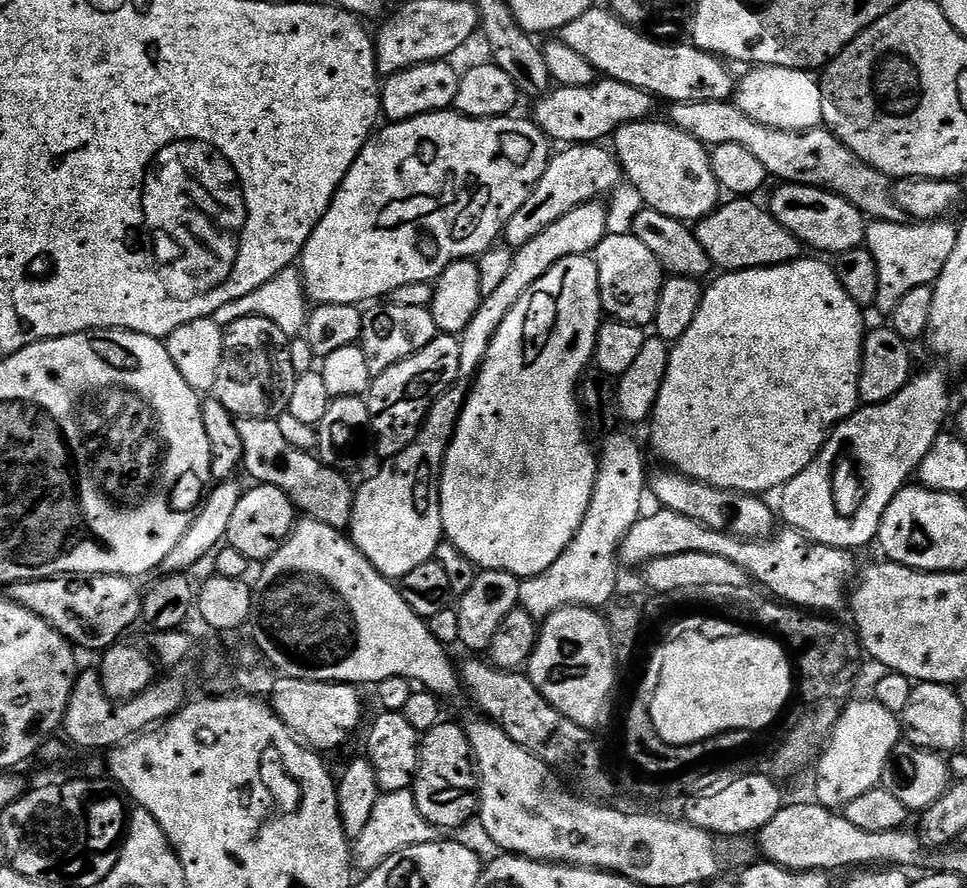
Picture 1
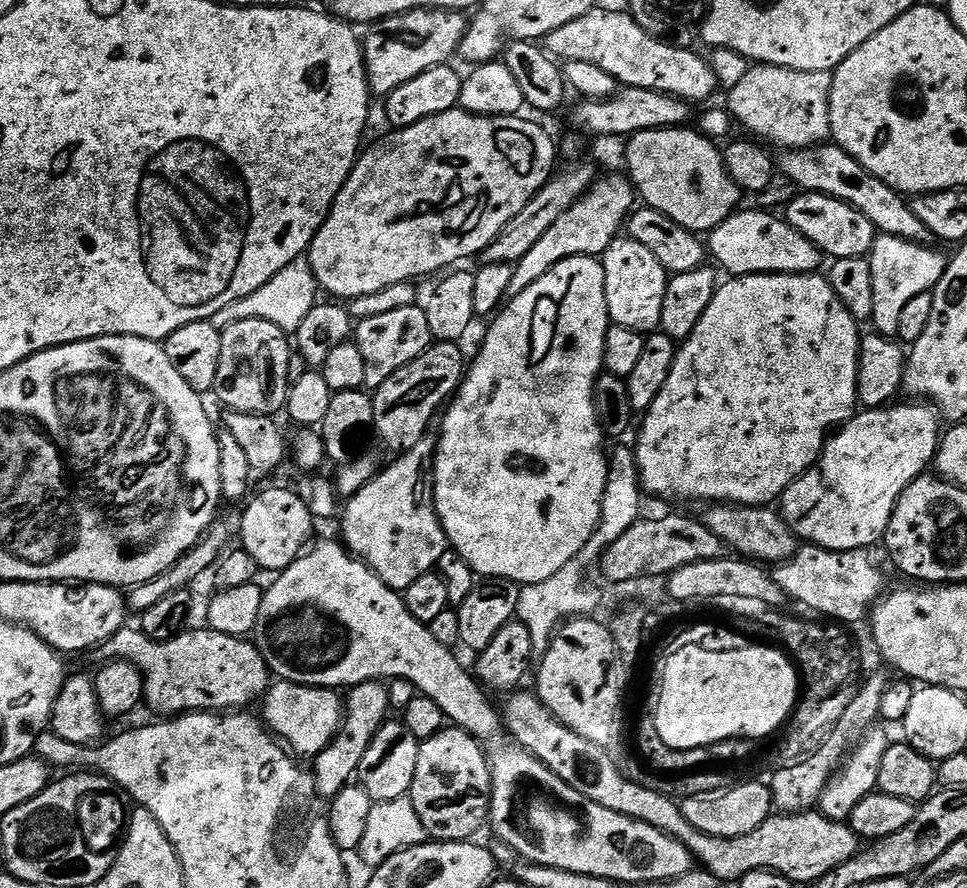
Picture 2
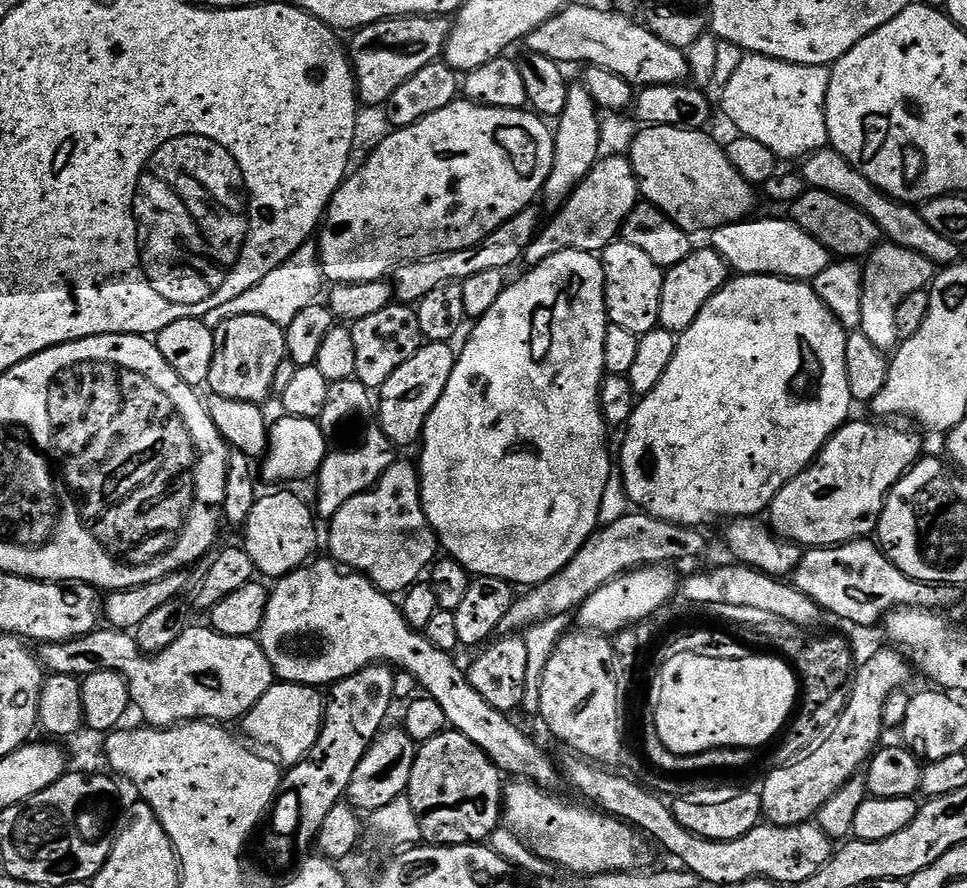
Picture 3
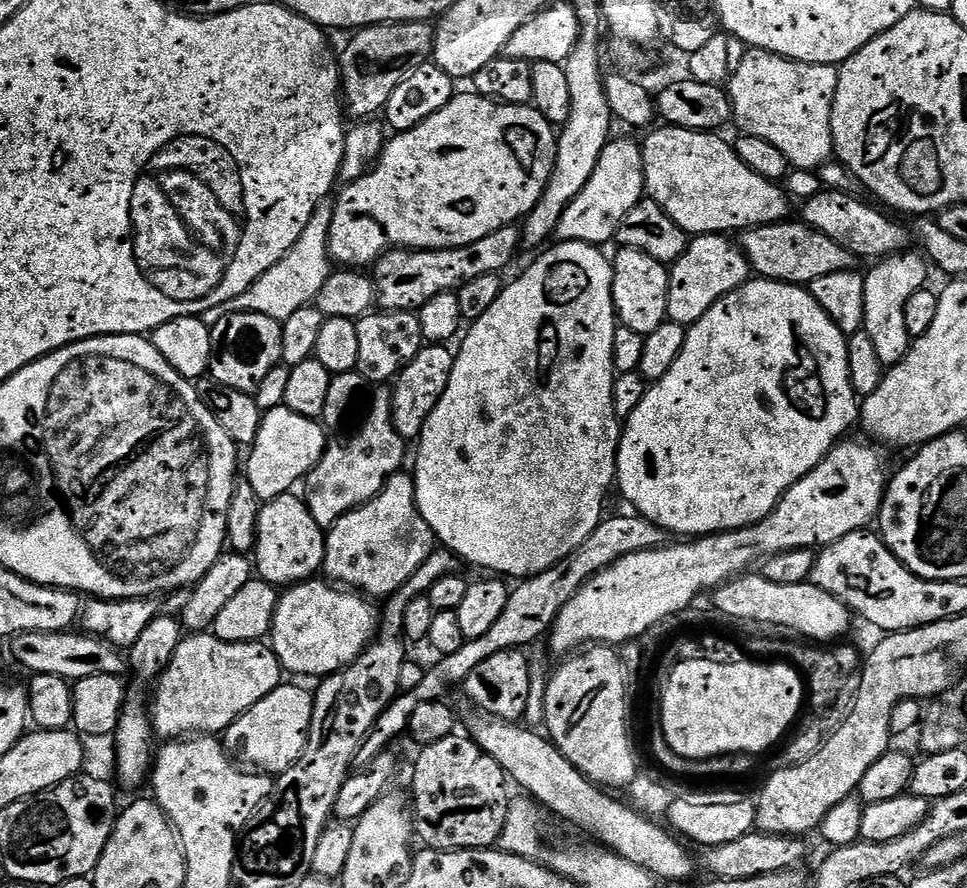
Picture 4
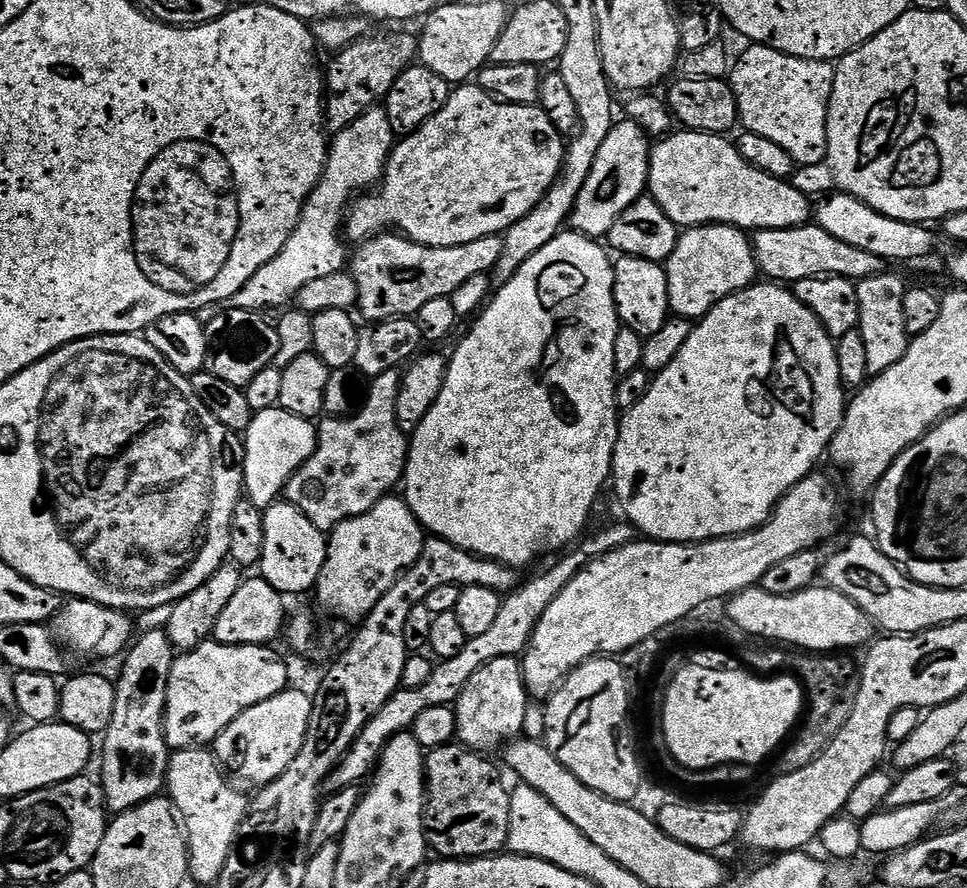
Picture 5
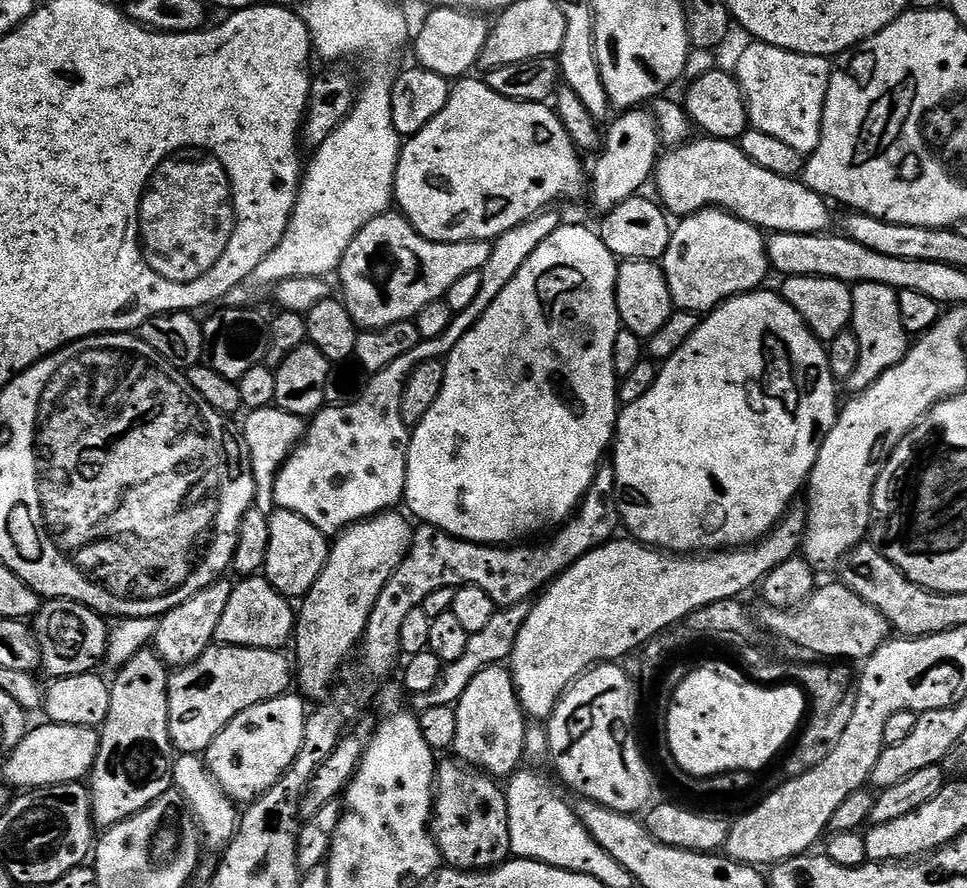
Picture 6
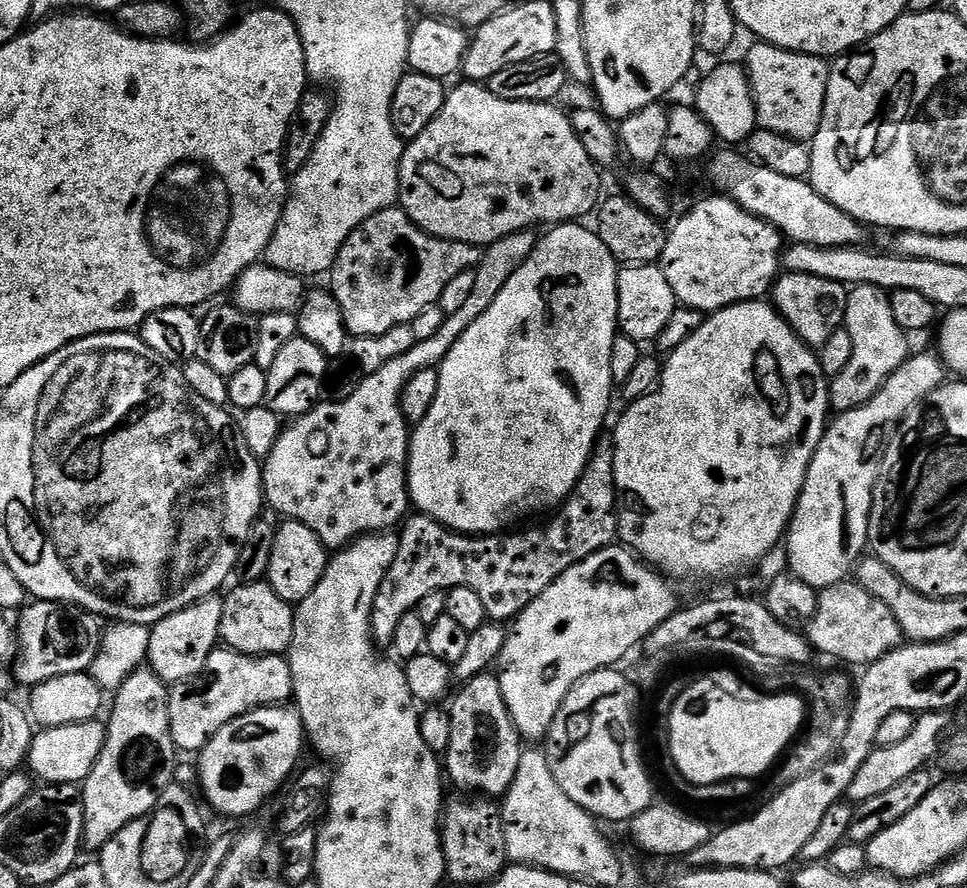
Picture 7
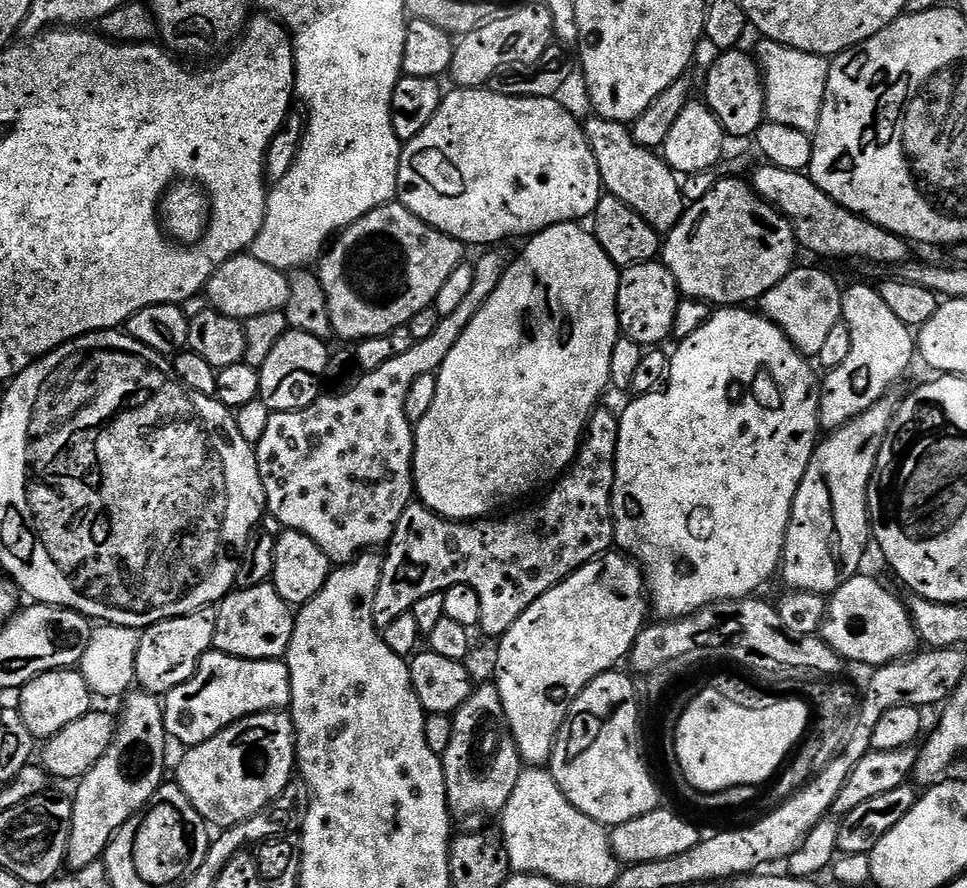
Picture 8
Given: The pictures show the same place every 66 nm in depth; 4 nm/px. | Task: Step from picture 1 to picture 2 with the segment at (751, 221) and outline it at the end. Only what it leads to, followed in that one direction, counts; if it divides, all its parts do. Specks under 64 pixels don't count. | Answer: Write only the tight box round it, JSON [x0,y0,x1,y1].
[706,211,822,277]

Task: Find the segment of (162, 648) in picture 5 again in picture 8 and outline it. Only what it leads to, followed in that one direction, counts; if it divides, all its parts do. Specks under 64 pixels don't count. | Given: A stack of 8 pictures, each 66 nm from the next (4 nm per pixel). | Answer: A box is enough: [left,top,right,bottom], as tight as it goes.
[67,690,170,872]

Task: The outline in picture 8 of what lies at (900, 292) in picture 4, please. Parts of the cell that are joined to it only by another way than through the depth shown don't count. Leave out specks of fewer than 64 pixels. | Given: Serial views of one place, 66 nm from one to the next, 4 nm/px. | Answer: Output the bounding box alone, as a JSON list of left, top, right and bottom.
[820,284,918,430]

